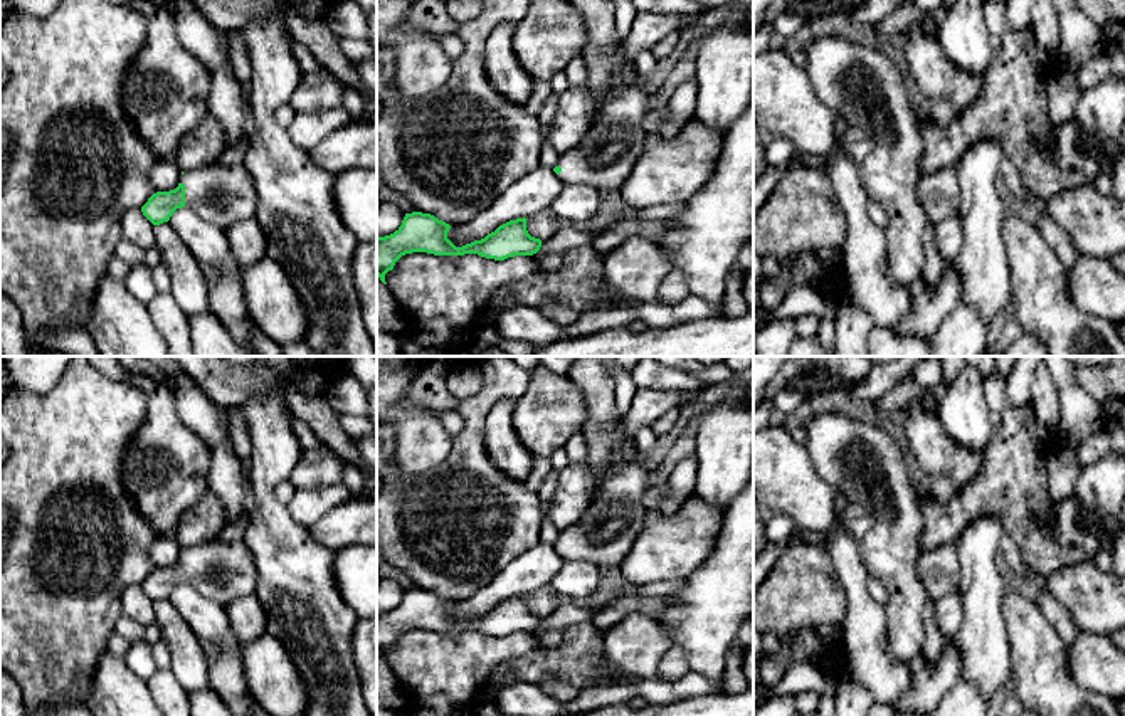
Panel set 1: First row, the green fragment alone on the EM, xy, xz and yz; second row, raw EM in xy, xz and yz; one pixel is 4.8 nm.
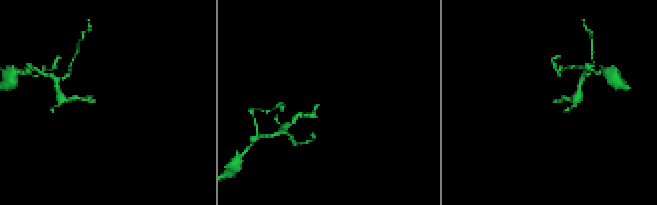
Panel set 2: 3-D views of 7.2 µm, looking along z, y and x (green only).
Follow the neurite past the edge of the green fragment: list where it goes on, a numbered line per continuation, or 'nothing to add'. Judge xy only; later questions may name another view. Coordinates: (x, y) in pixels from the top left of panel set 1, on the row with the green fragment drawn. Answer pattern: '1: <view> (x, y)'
1: xy (222, 195)

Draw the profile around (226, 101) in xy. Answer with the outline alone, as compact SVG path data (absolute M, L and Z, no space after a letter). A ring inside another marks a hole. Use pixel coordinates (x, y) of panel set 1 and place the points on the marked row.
M168 0L178 40L205 64L212 76L209 116L220 121L225 150L247 141L242 84L227 69L214 24L192 0Z

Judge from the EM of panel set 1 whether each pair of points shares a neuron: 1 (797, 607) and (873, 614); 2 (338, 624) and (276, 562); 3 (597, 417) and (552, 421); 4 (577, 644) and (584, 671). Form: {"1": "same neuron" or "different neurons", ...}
{"1": "different neurons", "2": "same neuron", "3": "different neurons", "4": "same neuron"}

